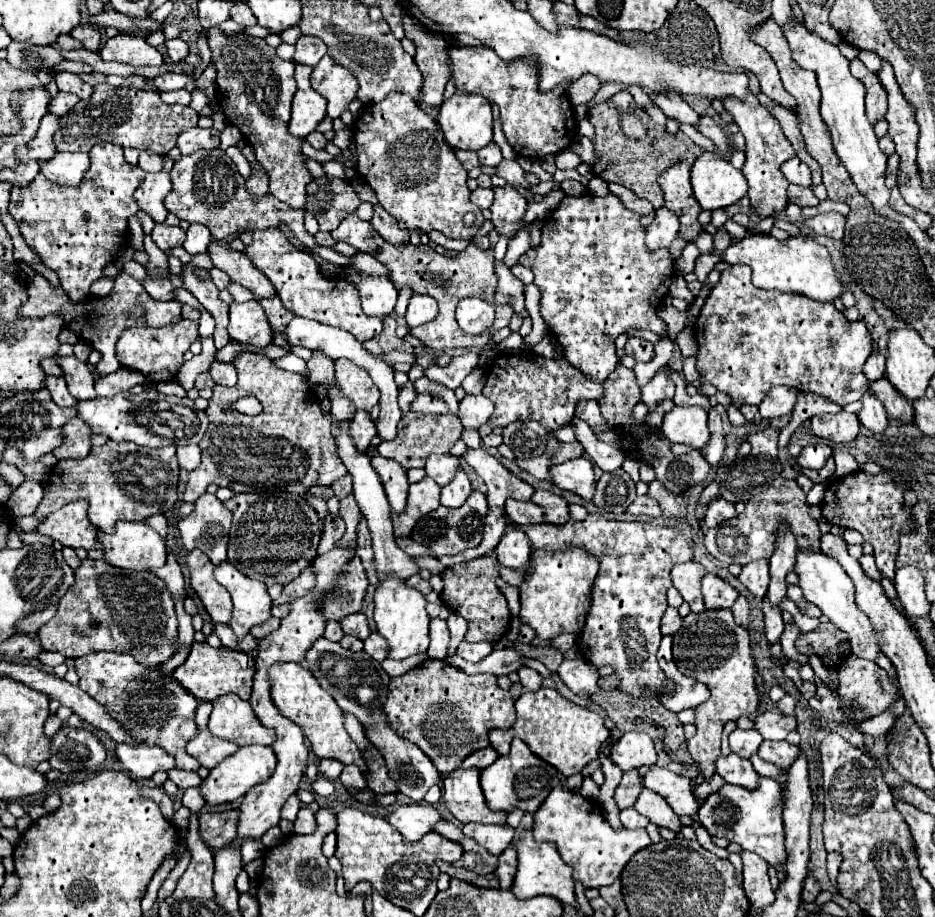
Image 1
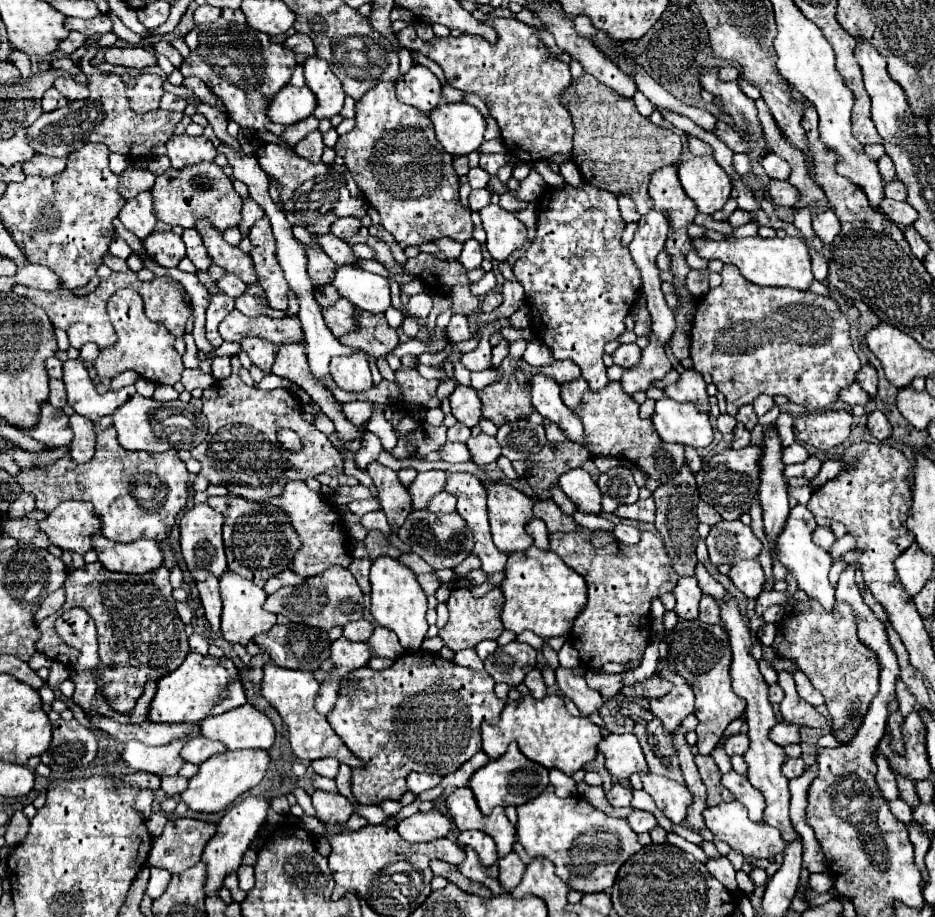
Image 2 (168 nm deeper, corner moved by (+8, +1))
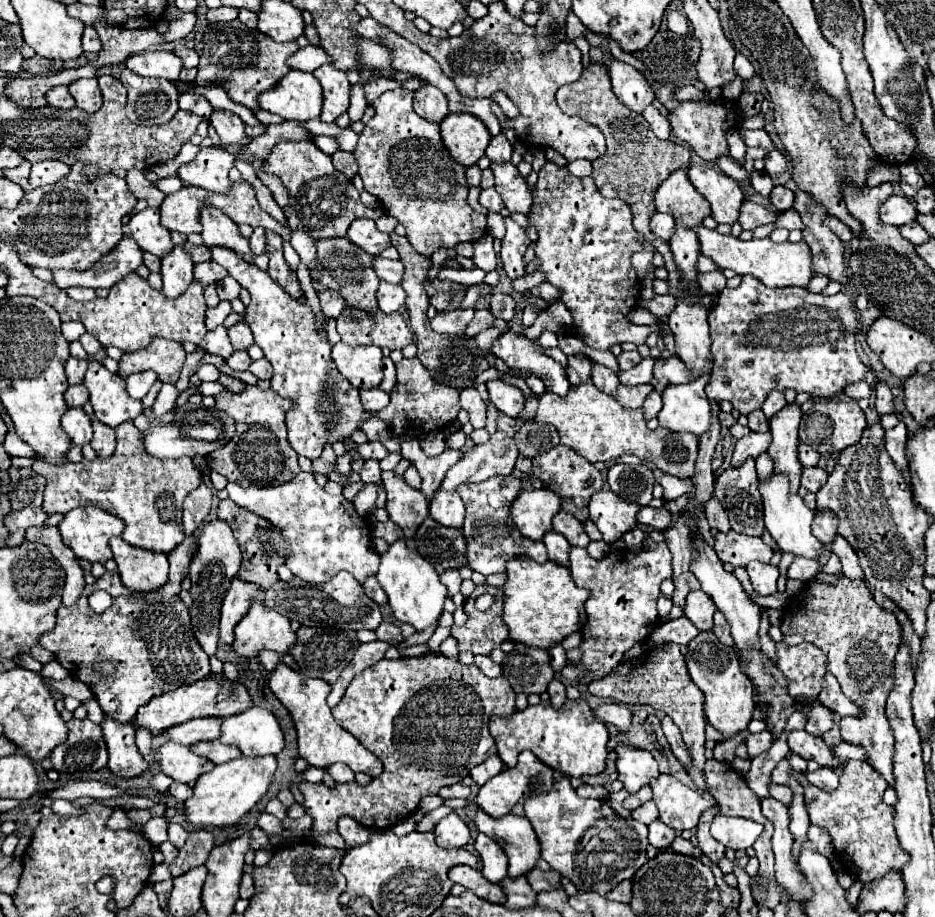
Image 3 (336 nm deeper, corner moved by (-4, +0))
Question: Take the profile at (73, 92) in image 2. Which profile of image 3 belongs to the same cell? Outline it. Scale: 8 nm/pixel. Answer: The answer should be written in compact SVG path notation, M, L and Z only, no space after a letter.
M78 79L70 87L70 95L76 99L76 107L86 113L96 113L102 107L102 93L98 89L98 79Z

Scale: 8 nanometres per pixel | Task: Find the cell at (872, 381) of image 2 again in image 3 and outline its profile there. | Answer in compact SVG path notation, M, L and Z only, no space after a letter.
M884 383L876 385L876 411L880 415L894 413L894 403L892 403L892 393Z

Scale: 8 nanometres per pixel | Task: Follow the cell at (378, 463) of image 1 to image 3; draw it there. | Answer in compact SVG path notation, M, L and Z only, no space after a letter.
M394 471L382 473L382 485L388 493L388 501L386 501L388 517L402 527L404 537L414 537L416 529L428 517L426 497L418 489L406 485L406 481Z

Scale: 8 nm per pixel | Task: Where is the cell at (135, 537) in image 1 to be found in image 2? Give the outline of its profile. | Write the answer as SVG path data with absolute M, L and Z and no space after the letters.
M102 534L92 536L94 550L98 552L98 560L112 572L126 574L144 574L162 564L162 552L156 540L134 540L128 544L110 542Z

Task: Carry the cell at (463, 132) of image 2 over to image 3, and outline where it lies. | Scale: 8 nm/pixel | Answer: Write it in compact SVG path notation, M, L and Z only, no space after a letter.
M450 113L440 123L440 135L450 157L464 167L478 163L490 143L490 133L484 123L468 113Z

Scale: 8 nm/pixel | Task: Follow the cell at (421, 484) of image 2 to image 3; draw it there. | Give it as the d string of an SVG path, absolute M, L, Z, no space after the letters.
M496 431L486 443L466 451L466 455L448 469L440 489L456 491L462 483L482 483L494 475L510 475L518 457L518 447L512 437Z

